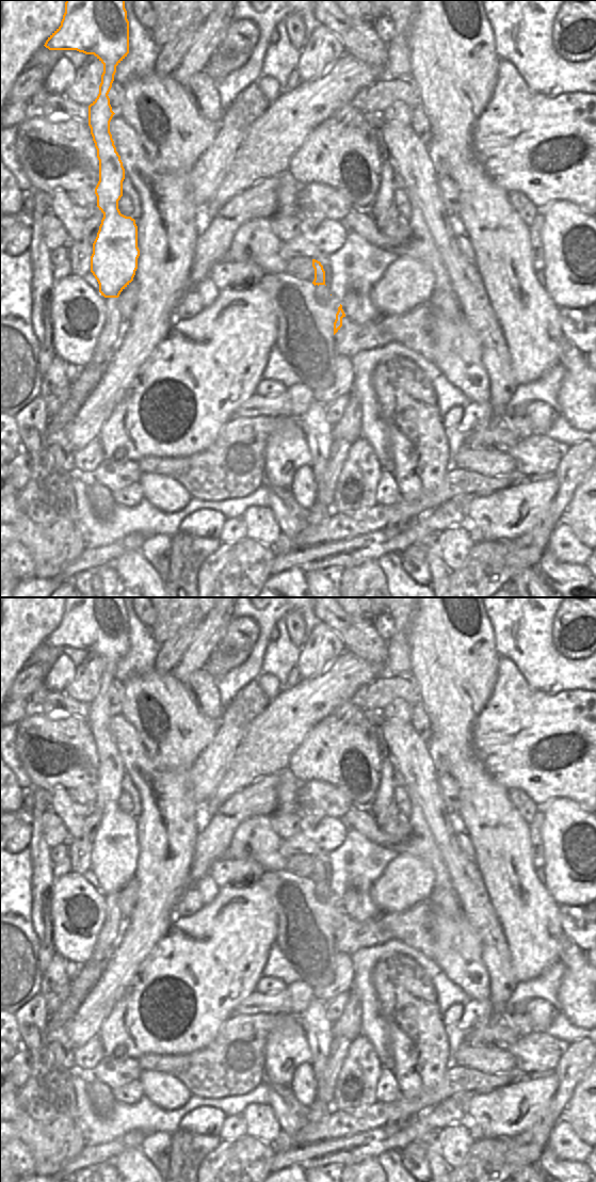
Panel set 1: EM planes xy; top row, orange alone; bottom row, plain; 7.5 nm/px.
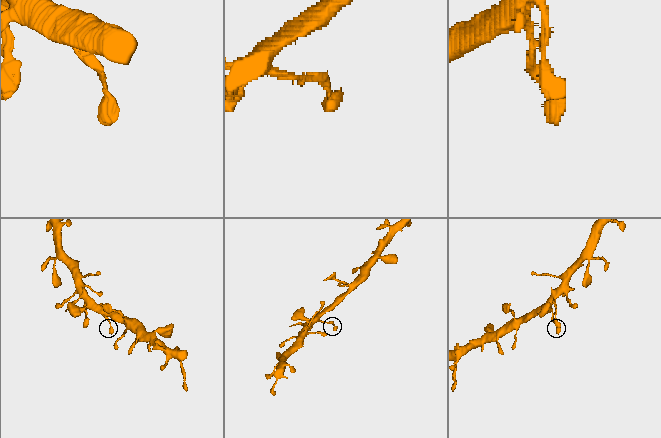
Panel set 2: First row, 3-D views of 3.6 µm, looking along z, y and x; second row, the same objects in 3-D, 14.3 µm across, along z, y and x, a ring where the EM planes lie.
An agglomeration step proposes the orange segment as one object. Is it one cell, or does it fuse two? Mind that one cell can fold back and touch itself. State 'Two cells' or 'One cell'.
One cell.

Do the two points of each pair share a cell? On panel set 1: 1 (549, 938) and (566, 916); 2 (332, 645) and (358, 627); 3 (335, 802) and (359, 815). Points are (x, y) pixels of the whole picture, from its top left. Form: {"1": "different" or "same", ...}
{"1": "different", "2": "different", "3": "different"}

